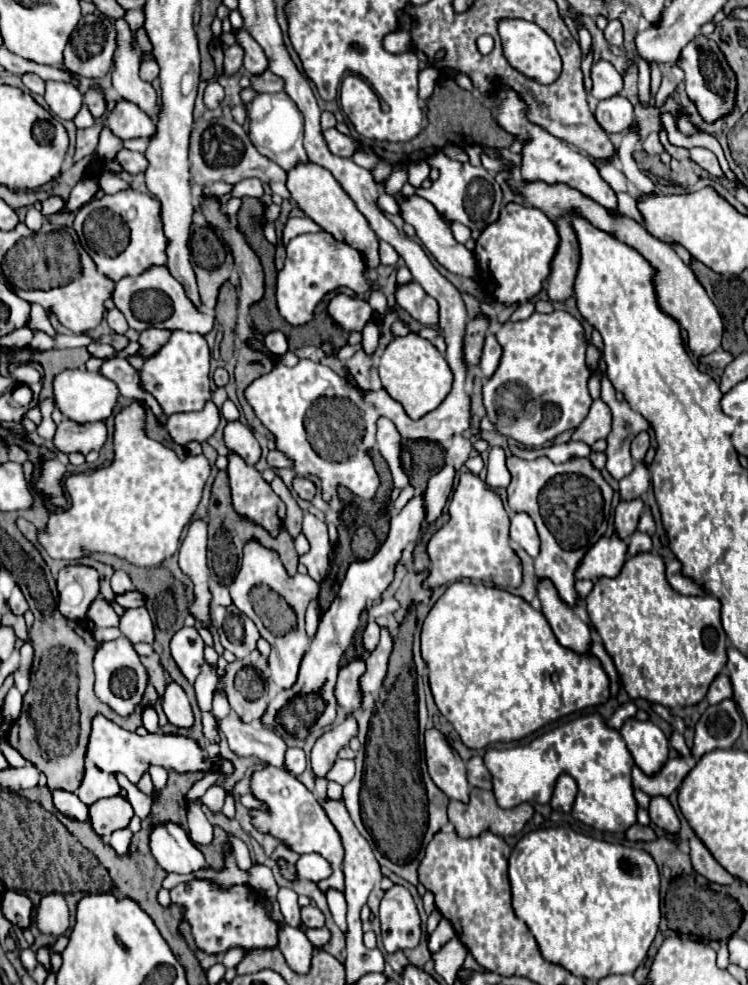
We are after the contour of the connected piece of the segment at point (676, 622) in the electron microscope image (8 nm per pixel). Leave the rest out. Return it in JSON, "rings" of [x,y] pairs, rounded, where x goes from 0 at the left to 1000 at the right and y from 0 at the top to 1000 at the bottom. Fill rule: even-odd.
{"rings":[[[857,560],[844,564],[825,587],[798,589],[782,611],[787,629],[820,668],[833,698],[846,711],[860,709],[889,719],[926,717],[943,709],[951,690],[972,674],[972,644],[961,627],[964,611],[956,605],[913,605],[902,601],[889,587],[889,571],[881,562]]]}

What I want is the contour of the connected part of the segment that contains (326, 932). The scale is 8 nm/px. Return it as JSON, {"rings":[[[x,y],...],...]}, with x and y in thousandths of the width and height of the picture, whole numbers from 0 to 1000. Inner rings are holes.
{"rings":[[[426,942],[426,944],[410,944],[408,946],[410,952],[421,958],[421,960],[434,960],[443,954],[443,944],[440,942]]]}

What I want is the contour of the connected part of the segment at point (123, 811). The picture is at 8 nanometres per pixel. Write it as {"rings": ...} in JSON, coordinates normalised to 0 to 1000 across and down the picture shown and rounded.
{"rings":[[[148,808],[127,814],[119,818],[119,830],[127,845],[138,851],[151,847],[154,843],[164,843],[172,839],[175,830],[180,828],[178,818],[167,808]]]}

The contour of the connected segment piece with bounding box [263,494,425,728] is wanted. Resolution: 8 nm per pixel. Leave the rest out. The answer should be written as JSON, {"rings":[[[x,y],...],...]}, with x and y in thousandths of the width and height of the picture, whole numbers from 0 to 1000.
{"rings":[[[555,502],[541,514],[539,518],[523,526],[523,538],[517,548],[512,550],[512,554],[501,560],[501,564],[496,569],[483,569],[483,571],[472,571],[464,579],[464,585],[456,593],[456,599],[451,603],[451,607],[445,609],[443,617],[429,625],[426,629],[426,640],[424,646],[418,648],[418,652],[413,656],[413,660],[405,666],[405,672],[400,676],[400,686],[397,692],[386,698],[386,701],[376,701],[362,713],[360,719],[352,727],[352,733],[360,738],[370,738],[368,732],[373,721],[392,711],[394,707],[402,705],[424,705],[432,713],[434,713],[434,721],[432,725],[424,729],[424,739],[434,739],[448,731],[448,719],[451,719],[451,711],[445,707],[445,698],[448,698],[448,690],[451,690],[451,682],[453,682],[453,670],[459,666],[459,662],[464,660],[464,656],[472,652],[472,644],[477,640],[480,634],[480,623],[491,617],[491,609],[507,609],[509,603],[515,601],[515,597],[523,593],[525,589],[525,579],[528,573],[533,571],[539,558],[547,554],[547,550],[557,548],[563,542],[568,530],[568,504],[566,502]]]}

